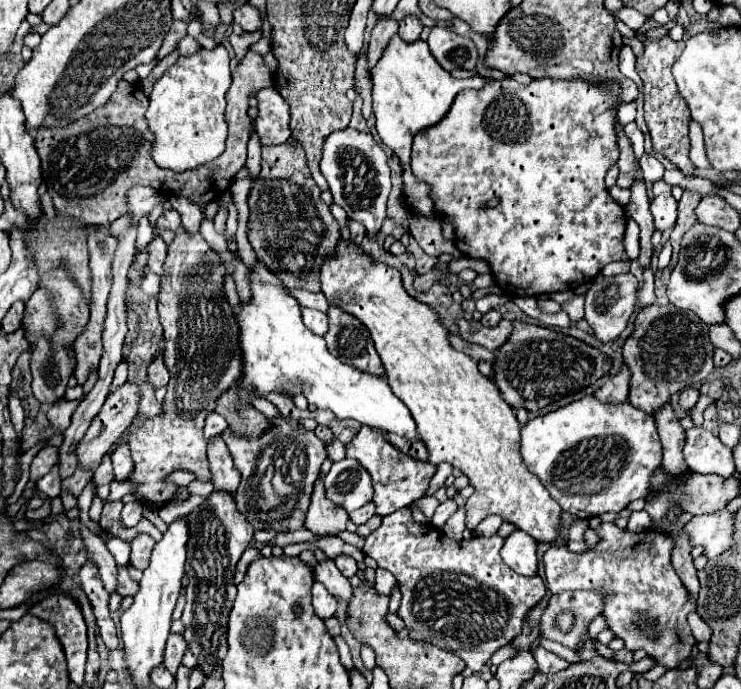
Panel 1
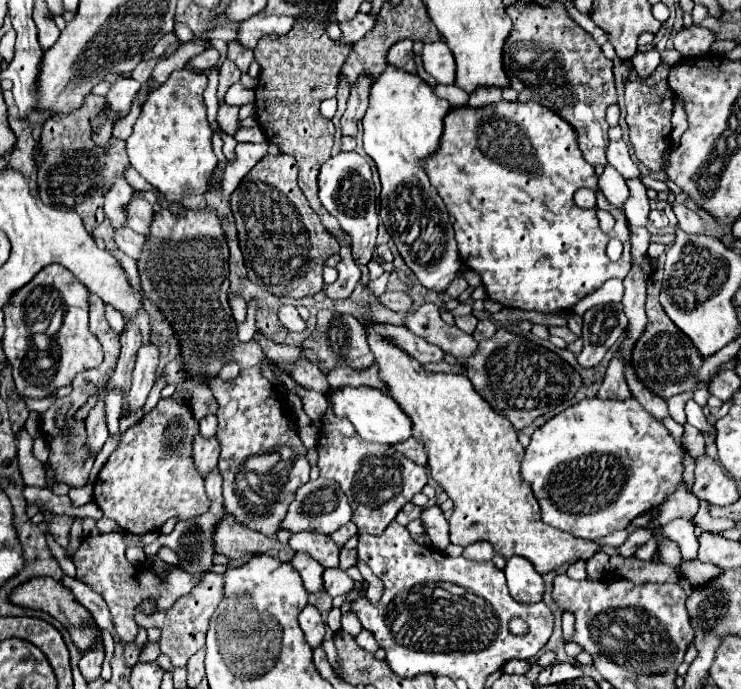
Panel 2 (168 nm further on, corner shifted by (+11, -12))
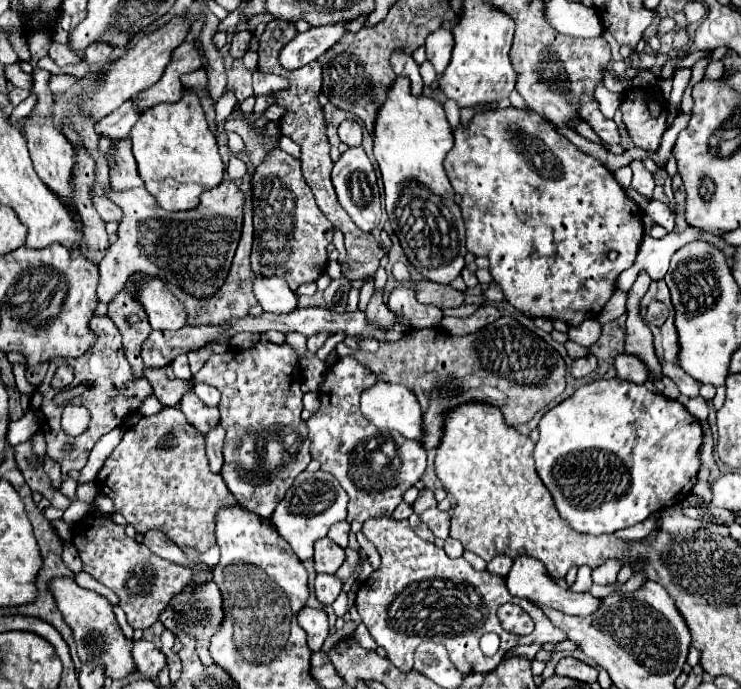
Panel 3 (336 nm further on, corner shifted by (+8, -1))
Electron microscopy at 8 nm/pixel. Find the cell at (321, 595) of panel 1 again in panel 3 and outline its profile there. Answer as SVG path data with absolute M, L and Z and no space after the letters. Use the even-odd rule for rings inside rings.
M303 607L299 611L299 625L307 633L307 645L311 651L319 651L323 647L323 641L327 639L329 631L329 619L323 609L313 609L313 607Z

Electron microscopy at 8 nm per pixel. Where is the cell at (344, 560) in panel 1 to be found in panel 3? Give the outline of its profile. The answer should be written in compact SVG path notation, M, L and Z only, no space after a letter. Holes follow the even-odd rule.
M319 573L315 579L315 595L325 605L333 603L335 597L341 593L341 589L343 589L343 579L339 579L337 575Z

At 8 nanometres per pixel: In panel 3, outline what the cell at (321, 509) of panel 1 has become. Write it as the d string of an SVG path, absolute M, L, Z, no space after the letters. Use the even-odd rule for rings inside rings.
M323 537L315 541L315 571L317 573L335 573L345 559L345 553L335 541Z

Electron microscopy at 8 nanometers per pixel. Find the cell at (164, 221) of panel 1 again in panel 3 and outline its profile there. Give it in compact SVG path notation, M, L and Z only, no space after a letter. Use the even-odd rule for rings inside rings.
M119 139L117 141L117 165L109 171L111 189L113 191L127 191L133 187L143 187L143 179L139 177L137 163L131 155L131 141Z

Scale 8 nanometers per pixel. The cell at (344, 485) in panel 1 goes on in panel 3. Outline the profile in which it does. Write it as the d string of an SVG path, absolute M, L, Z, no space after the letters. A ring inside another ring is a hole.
M321 469L317 473L303 471L295 477L291 489L277 505L275 513L271 515L271 523L275 525L279 535L291 545L295 555L307 561L313 559L313 543L319 537L325 537L333 523L343 521L347 517L347 501L347 493L331 473L325 473Z

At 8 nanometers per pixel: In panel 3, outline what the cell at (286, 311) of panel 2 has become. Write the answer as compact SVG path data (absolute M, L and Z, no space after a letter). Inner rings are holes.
M257 277L253 291L263 311L269 313L291 313L297 309L297 297L281 277Z

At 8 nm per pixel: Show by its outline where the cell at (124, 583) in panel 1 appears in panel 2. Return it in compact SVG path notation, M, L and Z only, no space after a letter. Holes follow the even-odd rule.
M118 532L98 534L96 538L90 536L84 538L78 552L74 554L74 566L76 566L76 578L88 584L94 592L98 592L106 600L114 618L116 632L122 638L122 642L132 642L138 634L138 624L134 622L134 614L136 614L136 604L140 604L140 600L148 600L148 596L152 596L158 606L156 610L168 610L180 596L192 592L192 588L200 582L200 578L206 572L218 572L218 574L226 572L226 566L214 566L204 570L200 576L188 576L188 572L176 566L166 572L166 582L162 582L156 576L156 572L148 570L146 564L130 564L126 560L126 544Z

